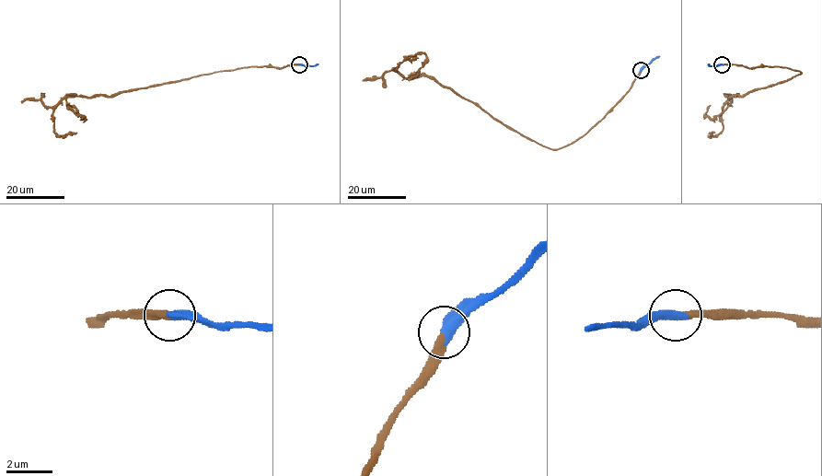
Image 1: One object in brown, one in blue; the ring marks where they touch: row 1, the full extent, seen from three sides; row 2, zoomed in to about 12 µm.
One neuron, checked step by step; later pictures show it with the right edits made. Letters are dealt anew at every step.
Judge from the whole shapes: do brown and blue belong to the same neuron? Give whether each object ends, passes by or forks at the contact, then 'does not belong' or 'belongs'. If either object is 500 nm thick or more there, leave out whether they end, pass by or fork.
brown ends; blue ends; belongs

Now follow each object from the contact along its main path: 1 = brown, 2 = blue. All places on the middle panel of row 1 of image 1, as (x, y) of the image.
1: (640, 70), (630, 90), (585, 133), (552, 150), (433, 79), (406, 79), (395, 71), (418, 58)
2: (640, 70), (660, 56)

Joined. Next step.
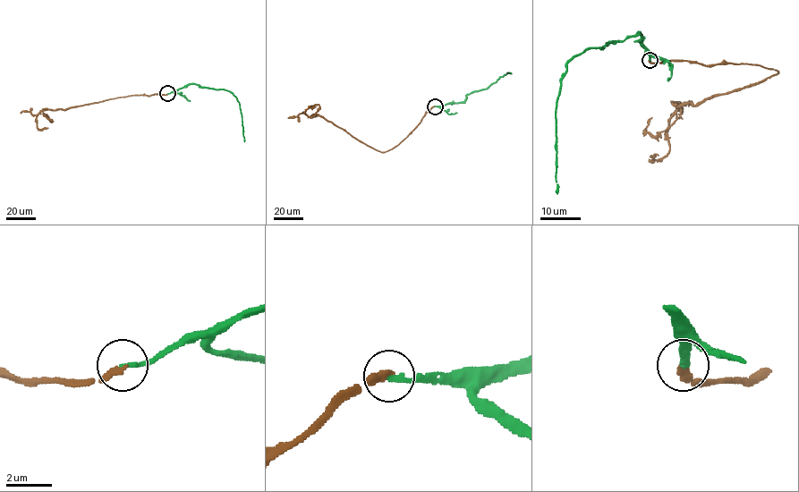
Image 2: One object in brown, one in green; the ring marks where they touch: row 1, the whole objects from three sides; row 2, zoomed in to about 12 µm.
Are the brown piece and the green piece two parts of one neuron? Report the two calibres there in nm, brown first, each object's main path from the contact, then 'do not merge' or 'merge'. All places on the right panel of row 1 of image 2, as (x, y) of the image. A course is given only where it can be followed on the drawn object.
280/200 nm | brown via (649, 59), (778, 72), (675, 105), (669, 151), (651, 156) | green via (649, 59), (639, 33), (611, 41), (602, 48), (588, 48), (567, 63), (555, 120), (557, 194) | merge

